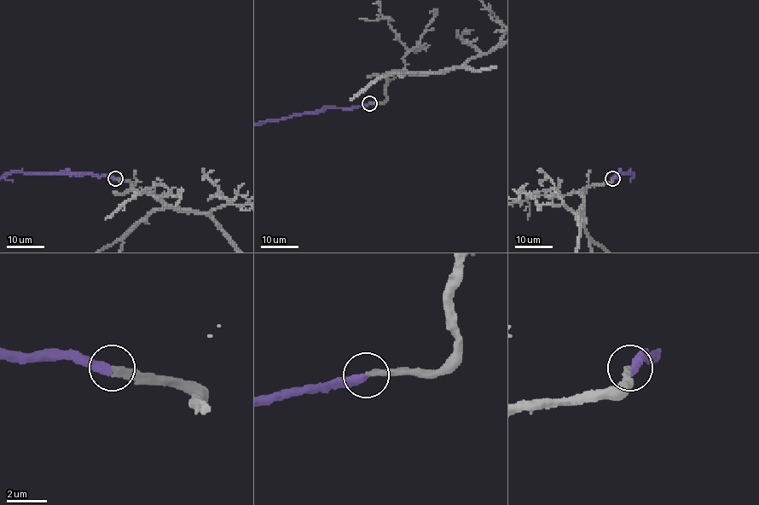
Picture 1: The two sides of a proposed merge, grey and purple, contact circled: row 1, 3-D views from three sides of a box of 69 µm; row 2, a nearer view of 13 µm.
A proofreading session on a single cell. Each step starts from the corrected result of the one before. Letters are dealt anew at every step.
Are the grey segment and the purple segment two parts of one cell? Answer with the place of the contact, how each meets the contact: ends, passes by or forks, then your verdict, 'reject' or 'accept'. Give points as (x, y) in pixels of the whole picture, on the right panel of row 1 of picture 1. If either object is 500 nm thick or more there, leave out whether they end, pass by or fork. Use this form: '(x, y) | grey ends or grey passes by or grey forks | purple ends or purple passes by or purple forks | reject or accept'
(612, 178) | grey ends | purple ends | accept

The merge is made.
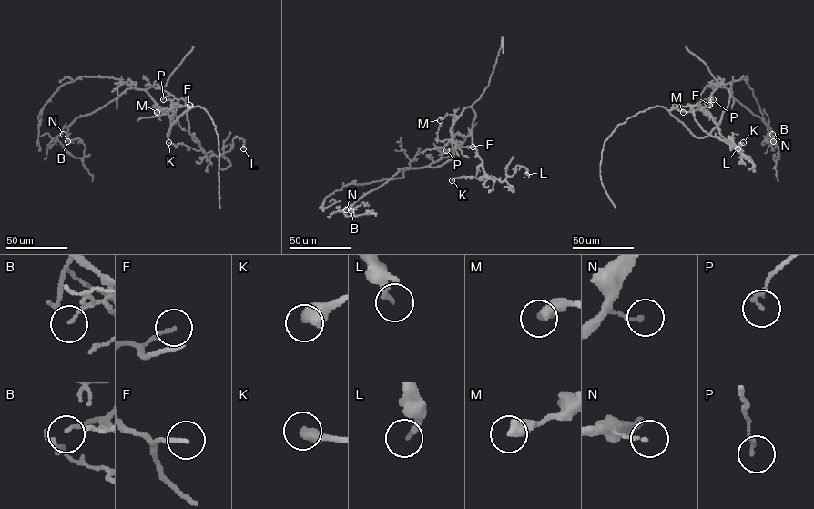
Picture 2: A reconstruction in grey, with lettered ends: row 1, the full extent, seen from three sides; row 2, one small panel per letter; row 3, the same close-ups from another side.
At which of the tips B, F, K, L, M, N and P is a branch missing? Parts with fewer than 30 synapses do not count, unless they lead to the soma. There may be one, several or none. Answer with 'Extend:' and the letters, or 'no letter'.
Extend: no letter

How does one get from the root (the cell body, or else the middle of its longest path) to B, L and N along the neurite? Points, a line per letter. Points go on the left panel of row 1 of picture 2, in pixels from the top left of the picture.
B: (170, 129), (169, 116), (145, 90), (127, 88), (101, 108), (77, 117), (68, 127), (67, 141)
L: (170, 129), (168, 137), (191, 106), (189, 132), (204, 153), (220, 156), (236, 137), (243, 148)
N: (170, 129), (169, 116), (145, 90), (127, 88), (101, 108), (77, 117), (63, 129), (63, 134)

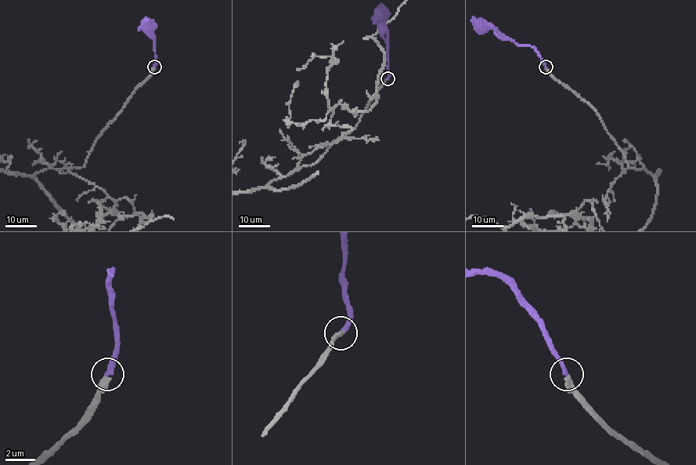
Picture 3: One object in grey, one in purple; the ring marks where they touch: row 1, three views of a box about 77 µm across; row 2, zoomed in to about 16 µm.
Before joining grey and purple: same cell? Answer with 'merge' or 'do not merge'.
merge

